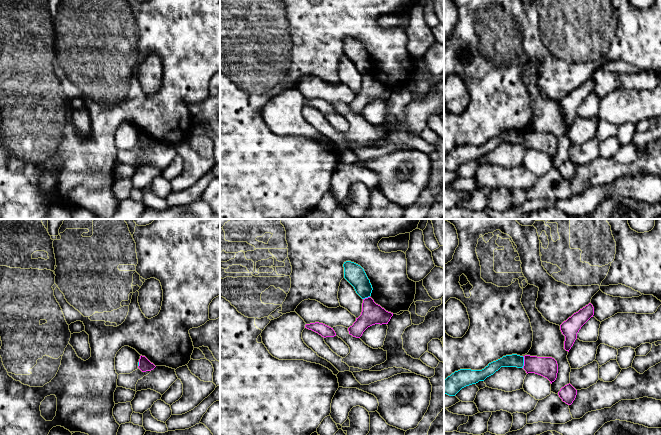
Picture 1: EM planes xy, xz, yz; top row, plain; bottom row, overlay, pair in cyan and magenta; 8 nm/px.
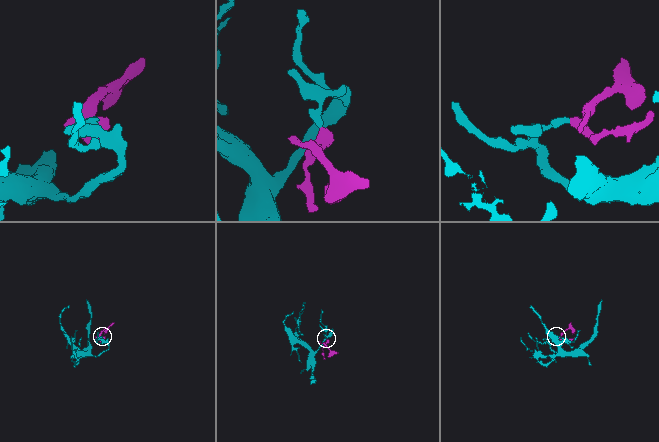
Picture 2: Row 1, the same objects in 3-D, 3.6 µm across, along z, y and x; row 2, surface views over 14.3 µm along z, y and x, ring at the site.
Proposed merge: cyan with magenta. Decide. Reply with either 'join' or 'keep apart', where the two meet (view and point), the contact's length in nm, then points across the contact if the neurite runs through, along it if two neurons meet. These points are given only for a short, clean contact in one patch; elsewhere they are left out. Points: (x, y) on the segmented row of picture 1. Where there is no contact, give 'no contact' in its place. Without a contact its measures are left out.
keep apart; contact yz (523, 362); length 100 nm; border yz (522, 356), (523, 367)

